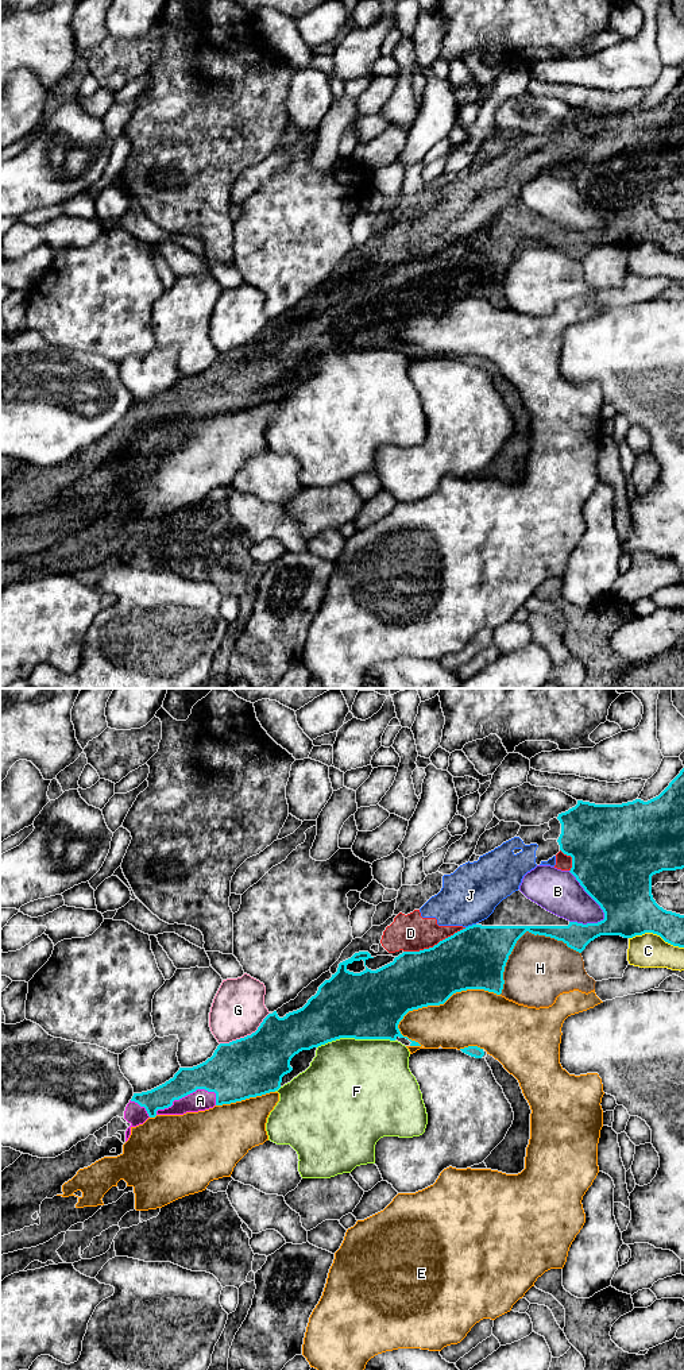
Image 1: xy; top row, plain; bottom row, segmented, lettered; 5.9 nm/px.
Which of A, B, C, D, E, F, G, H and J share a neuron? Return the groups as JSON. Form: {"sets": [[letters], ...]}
{"sets": [["A"], ["B"], ["C"], ["D", "J"], ["E"], ["F"], ["G"], ["H"]]}

